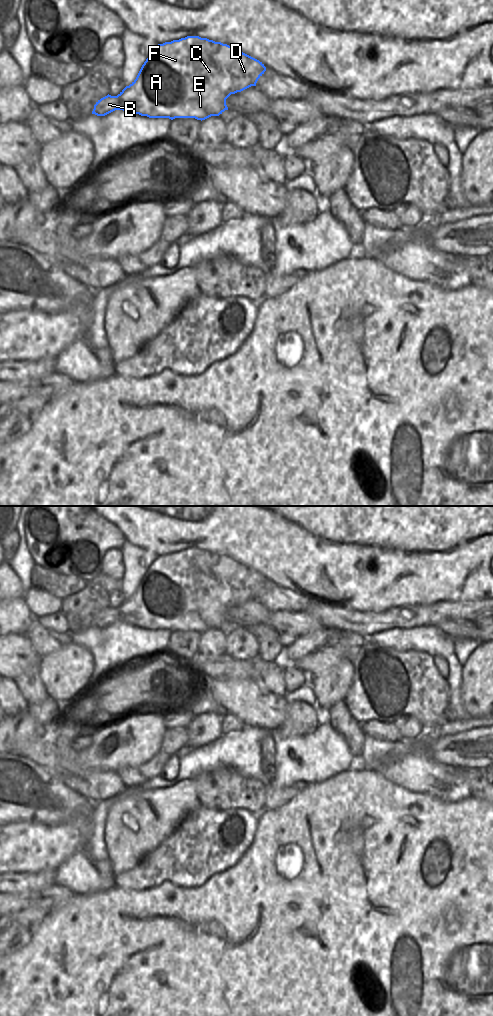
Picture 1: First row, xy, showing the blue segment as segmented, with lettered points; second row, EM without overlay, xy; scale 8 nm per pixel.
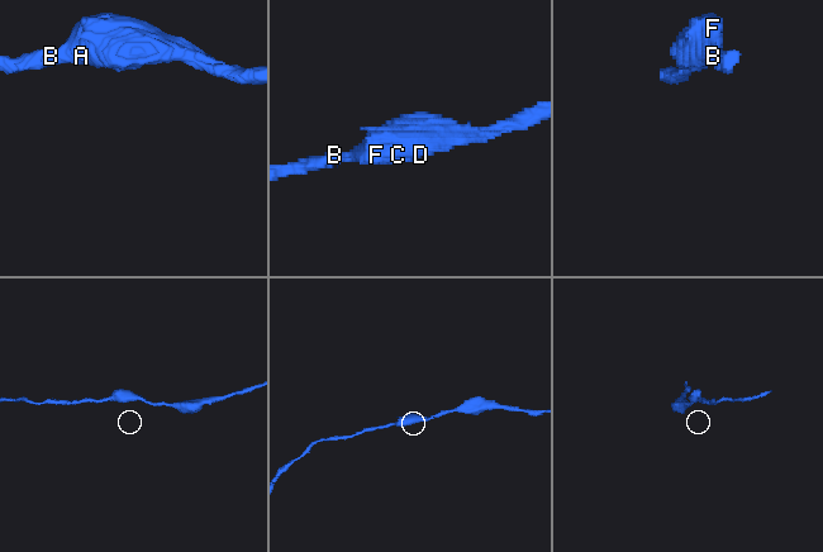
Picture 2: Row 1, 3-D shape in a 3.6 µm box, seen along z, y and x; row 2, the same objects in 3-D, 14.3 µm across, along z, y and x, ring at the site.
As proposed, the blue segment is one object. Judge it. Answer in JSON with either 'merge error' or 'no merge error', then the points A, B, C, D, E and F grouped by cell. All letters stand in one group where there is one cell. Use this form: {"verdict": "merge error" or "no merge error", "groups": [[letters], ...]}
{"verdict": "no merge error", "groups": [["A", "B", "C", "D", "E", "F"]]}

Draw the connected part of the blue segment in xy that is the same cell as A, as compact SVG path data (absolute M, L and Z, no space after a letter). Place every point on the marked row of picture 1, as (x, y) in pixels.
M187 36L179 40L158 44L142 65L136 79L117 96L107 95L96 102L92 114L105 116L115 110L123 110L149 118L195 118L205 120L219 116L228 110L226 99L237 92L256 86L266 67L259 60L237 50L233 46L199 36Z

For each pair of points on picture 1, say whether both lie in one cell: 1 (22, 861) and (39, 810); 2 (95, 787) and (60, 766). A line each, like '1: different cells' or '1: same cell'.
1: different cells
2: same cell

